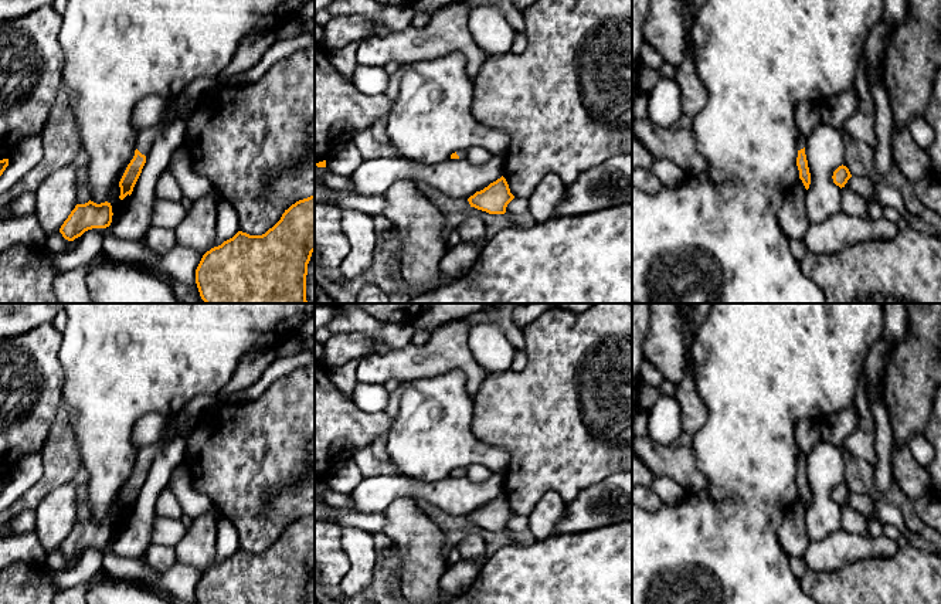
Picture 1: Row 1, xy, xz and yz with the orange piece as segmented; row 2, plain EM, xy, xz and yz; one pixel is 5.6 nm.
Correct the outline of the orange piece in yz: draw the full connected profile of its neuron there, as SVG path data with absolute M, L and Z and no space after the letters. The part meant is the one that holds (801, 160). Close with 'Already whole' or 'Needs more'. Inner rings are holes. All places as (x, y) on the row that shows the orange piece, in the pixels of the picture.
M799 133L798 136L798 157L796 157L796 166L799 170L799 179L802 180L805 189L809 189L811 184L811 173L808 167L808 160L805 155L805 136Z. Needs more

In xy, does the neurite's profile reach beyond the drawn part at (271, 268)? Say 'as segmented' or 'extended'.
as segmented

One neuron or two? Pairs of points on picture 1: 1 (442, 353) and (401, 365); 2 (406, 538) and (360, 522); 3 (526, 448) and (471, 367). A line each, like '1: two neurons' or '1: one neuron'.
1: one neuron
2: two neurons
3: two neurons

